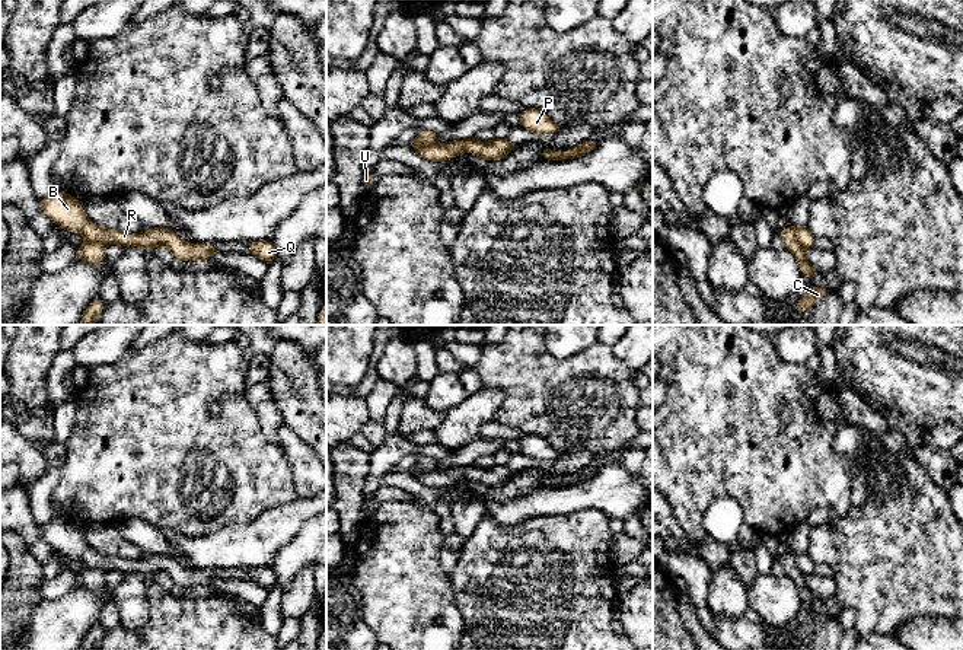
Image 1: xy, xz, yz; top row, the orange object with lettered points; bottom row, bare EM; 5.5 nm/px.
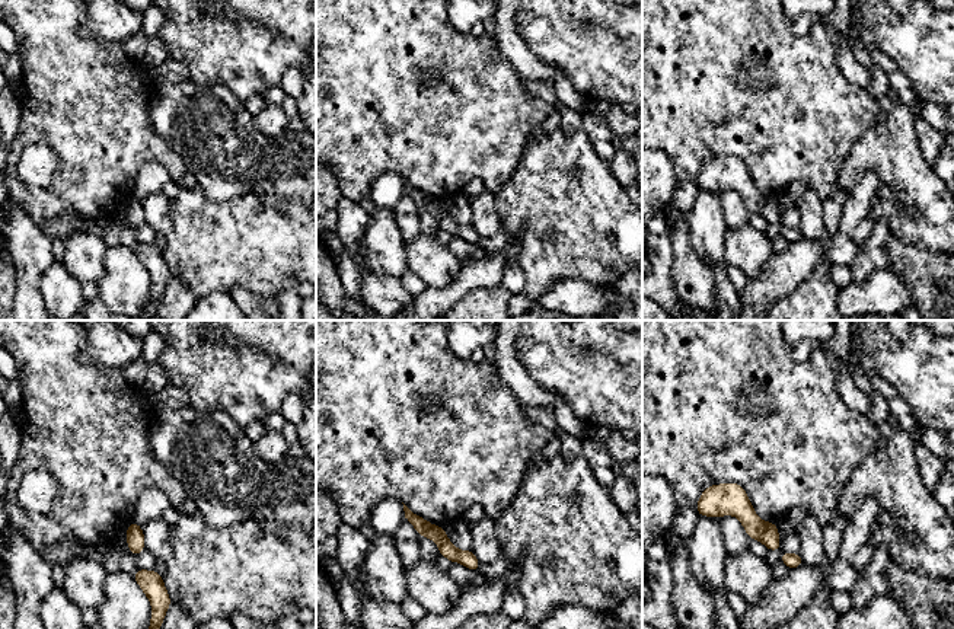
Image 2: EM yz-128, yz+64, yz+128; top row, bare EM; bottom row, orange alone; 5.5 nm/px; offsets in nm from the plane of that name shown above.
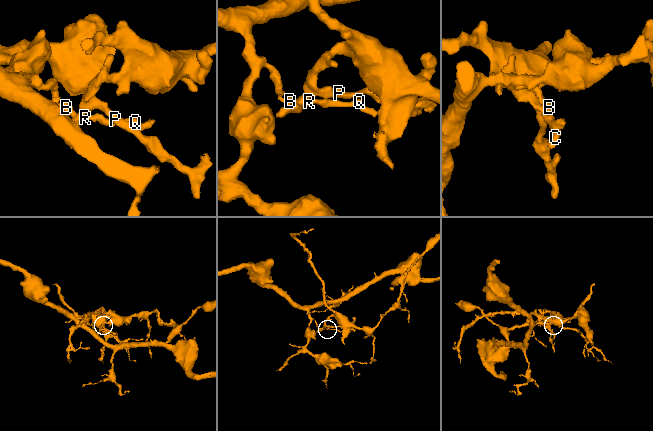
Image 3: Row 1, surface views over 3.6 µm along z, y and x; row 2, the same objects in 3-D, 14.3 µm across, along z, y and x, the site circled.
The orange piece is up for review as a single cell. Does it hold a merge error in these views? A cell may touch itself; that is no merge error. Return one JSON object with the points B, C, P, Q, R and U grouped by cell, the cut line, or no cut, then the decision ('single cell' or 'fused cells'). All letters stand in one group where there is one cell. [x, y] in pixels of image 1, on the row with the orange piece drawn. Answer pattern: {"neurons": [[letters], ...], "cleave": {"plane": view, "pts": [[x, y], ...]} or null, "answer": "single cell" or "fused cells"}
{"neurons": [["B", "Q", "R"], ["C", "P", "U"]], "cleave": {"plane": "xz", "pts": [[434, 142], [413, 147]]}, "answer": "fused cells"}

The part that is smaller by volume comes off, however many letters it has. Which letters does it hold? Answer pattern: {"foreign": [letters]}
{"foreign": ["C", "P", "U"]}

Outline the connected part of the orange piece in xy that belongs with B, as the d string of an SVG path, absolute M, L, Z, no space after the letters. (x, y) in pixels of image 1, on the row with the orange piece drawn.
M57 192L39 198L41 210L55 224L66 232L82 235L86 242L102 242L105 246L119 243L122 246L140 246L143 251L152 251L156 246L168 248L175 259L200 261L207 265L214 254L220 254L211 243L188 243L182 240L175 230L154 227L141 233L122 232L119 229L106 229L95 224L86 214L83 205L67 192Z

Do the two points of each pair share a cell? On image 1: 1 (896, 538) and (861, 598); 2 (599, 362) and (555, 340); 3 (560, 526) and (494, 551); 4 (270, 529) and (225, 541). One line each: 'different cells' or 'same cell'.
1: same cell
2: different cells
3: same cell
4: same cell

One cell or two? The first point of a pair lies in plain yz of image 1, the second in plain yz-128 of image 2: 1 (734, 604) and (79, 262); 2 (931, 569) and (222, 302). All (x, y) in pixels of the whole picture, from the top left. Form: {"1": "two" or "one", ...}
{"1": "two", "2": "two"}

